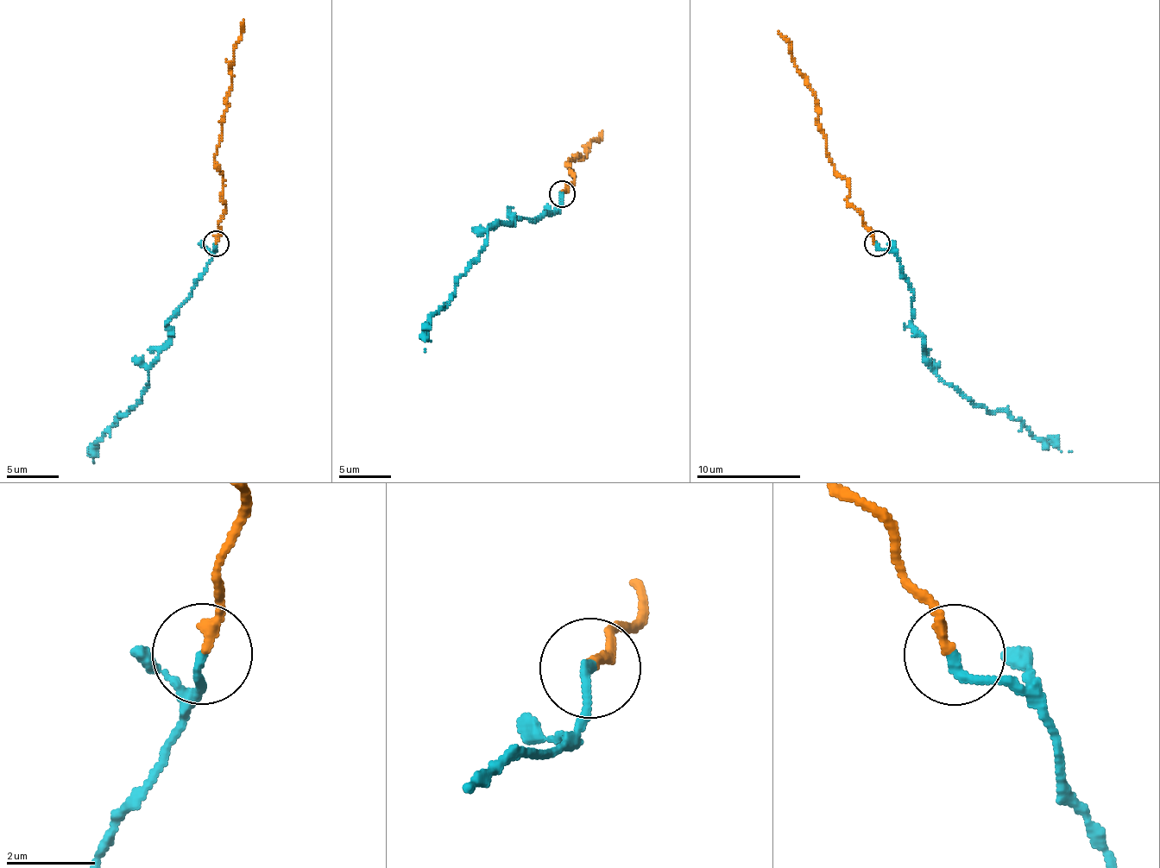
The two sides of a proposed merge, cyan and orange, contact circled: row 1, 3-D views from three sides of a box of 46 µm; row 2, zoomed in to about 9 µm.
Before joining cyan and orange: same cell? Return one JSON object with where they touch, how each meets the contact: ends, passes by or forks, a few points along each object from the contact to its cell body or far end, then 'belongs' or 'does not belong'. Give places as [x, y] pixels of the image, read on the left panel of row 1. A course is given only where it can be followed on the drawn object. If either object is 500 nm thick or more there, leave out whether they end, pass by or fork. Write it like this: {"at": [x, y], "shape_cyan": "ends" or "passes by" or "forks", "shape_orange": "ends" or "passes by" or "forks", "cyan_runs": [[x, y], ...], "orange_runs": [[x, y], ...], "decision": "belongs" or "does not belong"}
{"at": [216, 243], "shape_cyan": "ends", "shape_orange": "ends", "cyan_runs": [[216, 243], [217, 251], [168, 323], [168, 343], [148, 372], [148, 384], [95, 446], [93, 462]], "orange_runs": [[216, 243], [225, 201], [223, 180], [214, 162], [243, 20]], "decision": "does not belong"}

